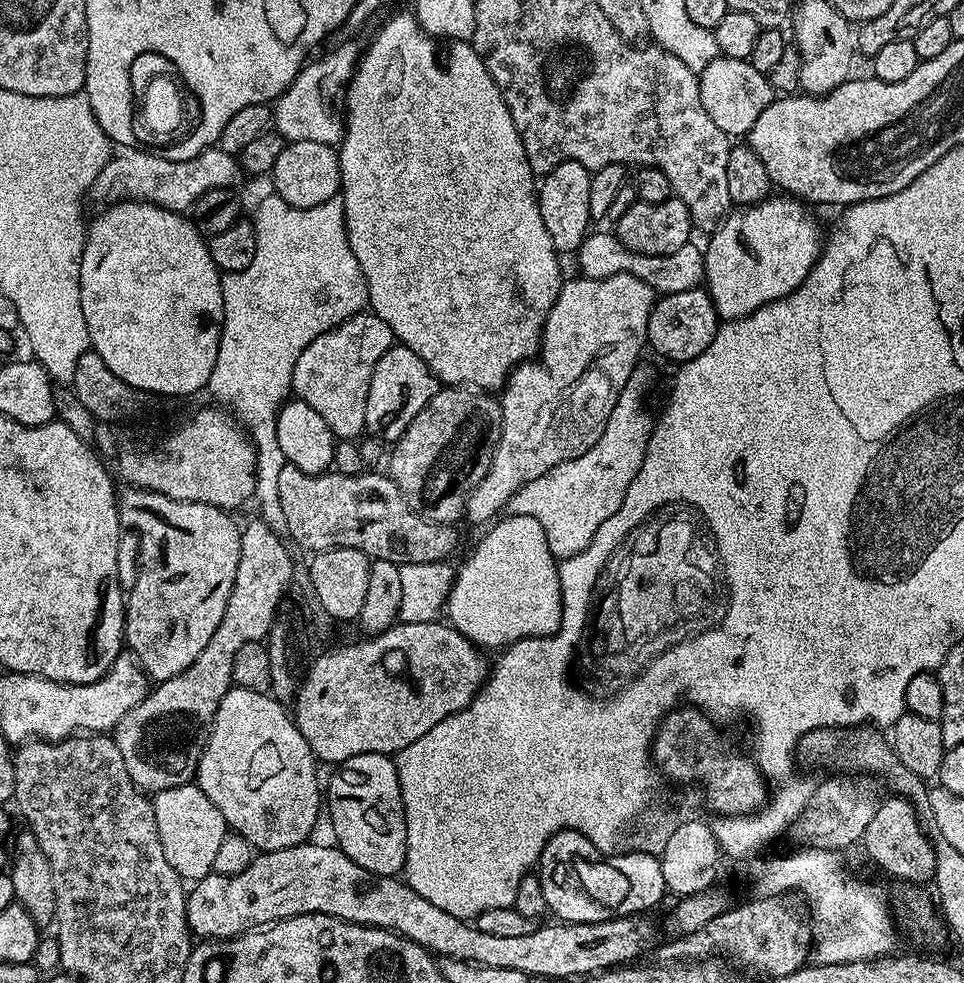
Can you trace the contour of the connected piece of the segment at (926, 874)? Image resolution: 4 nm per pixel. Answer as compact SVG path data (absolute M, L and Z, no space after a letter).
M895 794L889 795L889 800L881 799L877 803L874 810L874 818L870 818L870 826L866 826L864 831L864 839L862 841L862 849L880 868L885 868L892 876L901 876L902 879L908 880L909 885L924 886L920 884L928 884L934 874L934 844L924 833L924 828L920 825L920 820L916 817L917 809L910 801L904 799L903 796Z

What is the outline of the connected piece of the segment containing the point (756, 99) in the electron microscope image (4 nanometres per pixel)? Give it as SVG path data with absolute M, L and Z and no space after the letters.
M716 56L699 72L700 93L702 94L702 110L710 114L710 119L718 125L718 130L729 134L747 134L758 114L766 110L774 99L771 79L765 73L754 70L751 59L739 60L729 56Z

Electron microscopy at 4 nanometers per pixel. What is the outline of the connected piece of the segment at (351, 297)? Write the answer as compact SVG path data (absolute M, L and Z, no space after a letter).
M269 194L257 206L254 223L258 238L254 262L250 262L246 270L226 272L220 278L224 321L218 358L208 379L207 391L212 392L213 398L217 400L213 401L217 405L223 406L235 417L252 447L256 449L254 500L266 511L275 513L280 507L278 473L286 462L282 446L278 446L276 415L280 412L281 404L289 399L292 392L294 366L302 350L306 350L306 346L310 346L314 338L326 334L331 328L337 328L342 322L368 308L368 287L358 266L358 258L354 258L354 250L350 250L343 199L322 202L322 206L291 208L280 196Z

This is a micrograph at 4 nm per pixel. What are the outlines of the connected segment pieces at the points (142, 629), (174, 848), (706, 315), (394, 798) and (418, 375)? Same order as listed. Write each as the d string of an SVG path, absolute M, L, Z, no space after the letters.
M125 487L119 493L120 523L133 528L140 539L140 577L126 592L124 610L124 642L135 656L149 681L169 680L186 670L202 654L206 642L214 638L214 630L226 614L226 602L234 586L234 574L240 557L241 525L231 520L222 508L200 504L196 500L175 500L148 488Z
M195 783L174 786L170 790L155 793L156 821L158 822L158 838L162 838L162 850L166 853L166 862L174 866L174 870L188 882L195 882L207 876L214 866L214 858L218 854L218 846L222 846L225 836L229 835L228 823L222 818L222 810L206 798L206 794Z
M703 287L678 290L678 294L661 295L652 305L646 344L658 355L676 360L677 365L682 365L688 360L698 358L698 354L702 354L702 350L706 350L710 342L714 342L714 334L721 323L720 317L716 315L714 302Z
M362 753L351 757L337 767L336 773L326 780L326 820L332 823L335 843L358 866L370 870L375 876L396 876L403 873L406 858L406 814L402 790L398 782L396 761L391 755Z
M393 346L389 352L382 354L378 358L378 366L374 366L374 378L370 378L370 394L366 398L366 422L364 423L364 432L369 437L375 438L381 442L395 442L399 440L401 434L414 422L418 410L422 410L434 398L438 391L438 381L436 375L414 354L414 350L403 346Z

